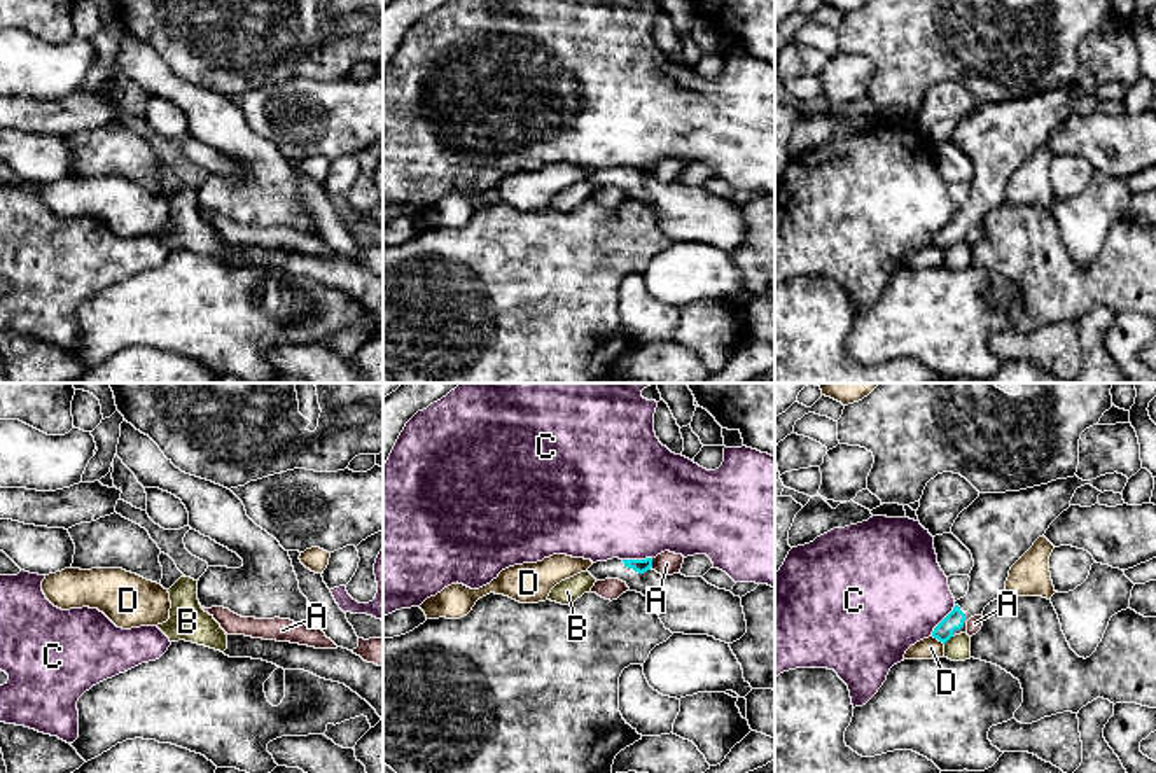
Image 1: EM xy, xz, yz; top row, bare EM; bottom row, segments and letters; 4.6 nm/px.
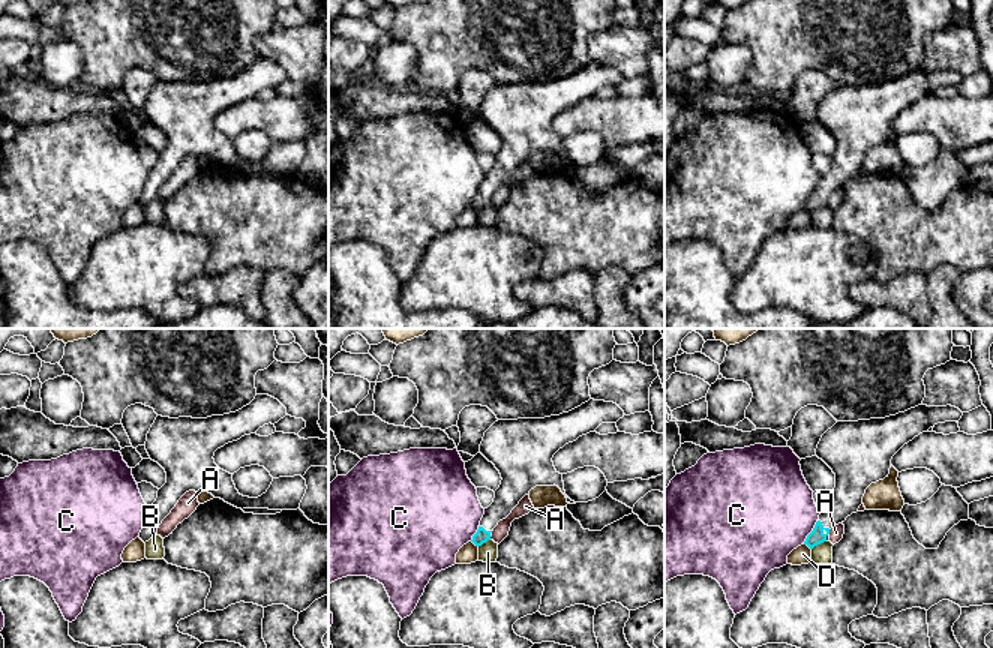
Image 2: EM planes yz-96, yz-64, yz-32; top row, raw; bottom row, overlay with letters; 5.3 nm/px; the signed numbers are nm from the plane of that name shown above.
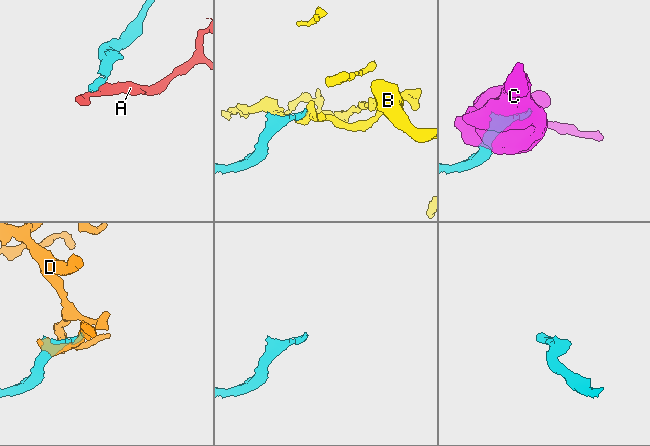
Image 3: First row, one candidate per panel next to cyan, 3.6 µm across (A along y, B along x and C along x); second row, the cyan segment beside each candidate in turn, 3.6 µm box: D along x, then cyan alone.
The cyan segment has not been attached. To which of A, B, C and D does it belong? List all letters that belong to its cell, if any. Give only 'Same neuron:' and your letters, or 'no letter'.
Same neuron: no letter

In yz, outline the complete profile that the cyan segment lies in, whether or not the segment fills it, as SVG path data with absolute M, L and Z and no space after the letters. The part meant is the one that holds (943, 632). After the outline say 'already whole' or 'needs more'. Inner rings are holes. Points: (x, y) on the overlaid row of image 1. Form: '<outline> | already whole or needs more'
M1114 472L1091 481L1074 476L1020 491L979 493L951 526L951 533L974 560L969 591L955 602L932 637L946 644L951 637L965 633L967 621L981 616L986 605L1006 593L1011 567L1070 507L1077 488L1091 484L1102 493L1123 493L1126 483L1126 476Z | needs more

